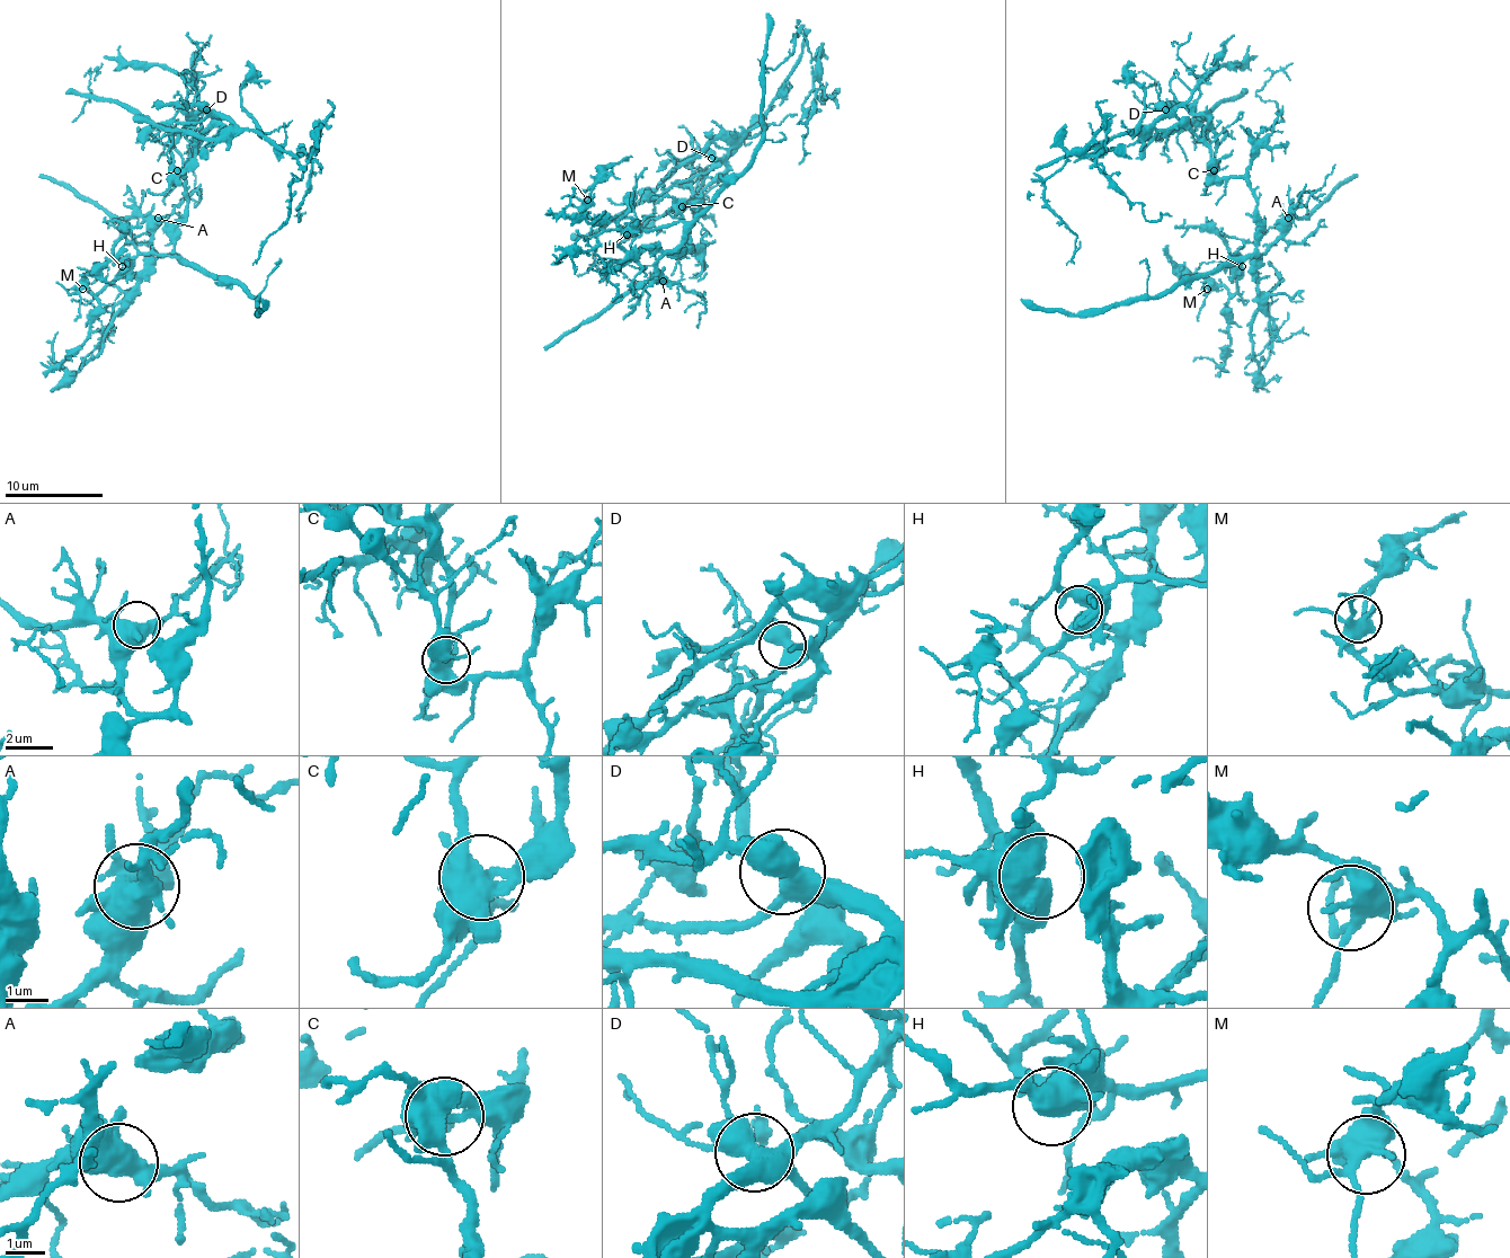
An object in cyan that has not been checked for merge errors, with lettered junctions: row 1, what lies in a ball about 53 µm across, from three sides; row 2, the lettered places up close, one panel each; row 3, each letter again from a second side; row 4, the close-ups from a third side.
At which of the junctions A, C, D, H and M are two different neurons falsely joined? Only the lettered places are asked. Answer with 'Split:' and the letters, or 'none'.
Split: C

